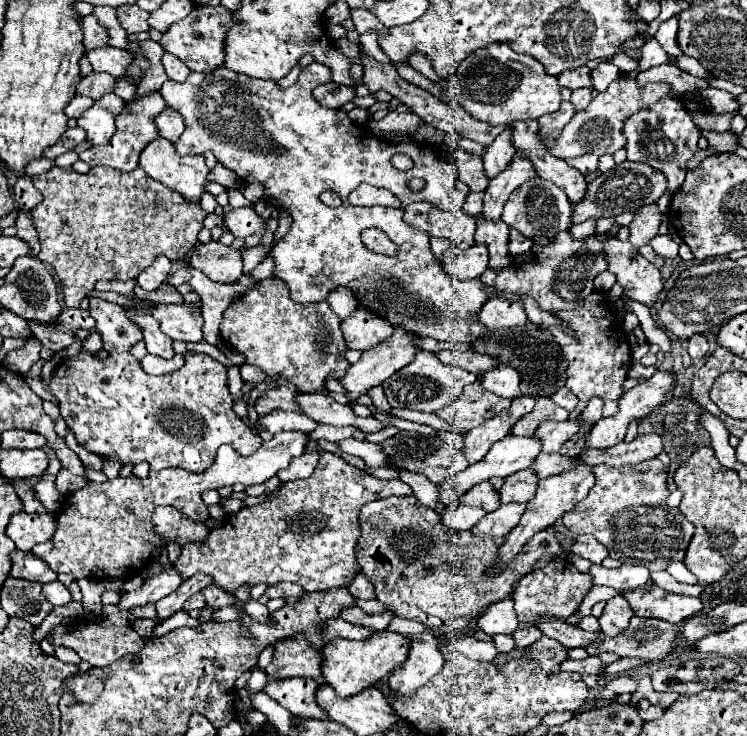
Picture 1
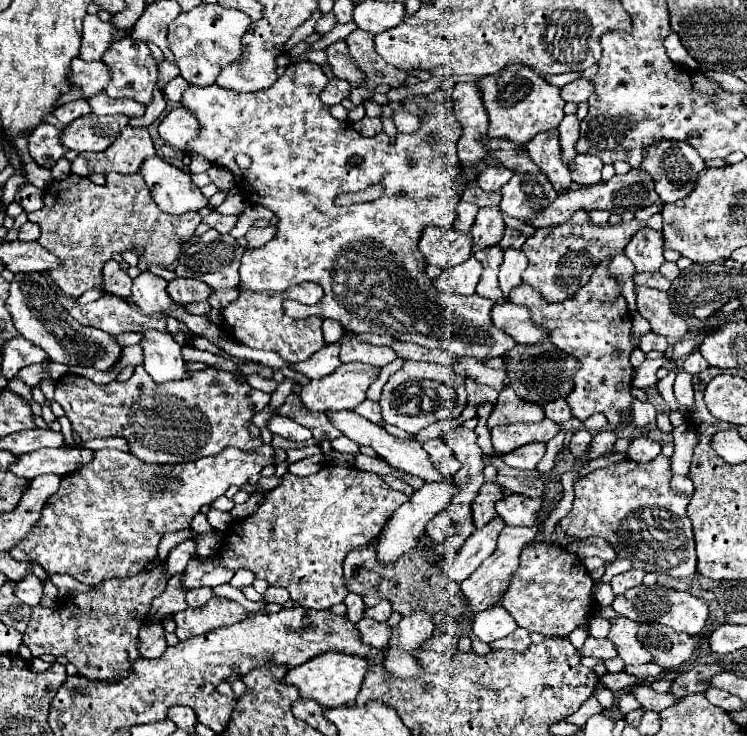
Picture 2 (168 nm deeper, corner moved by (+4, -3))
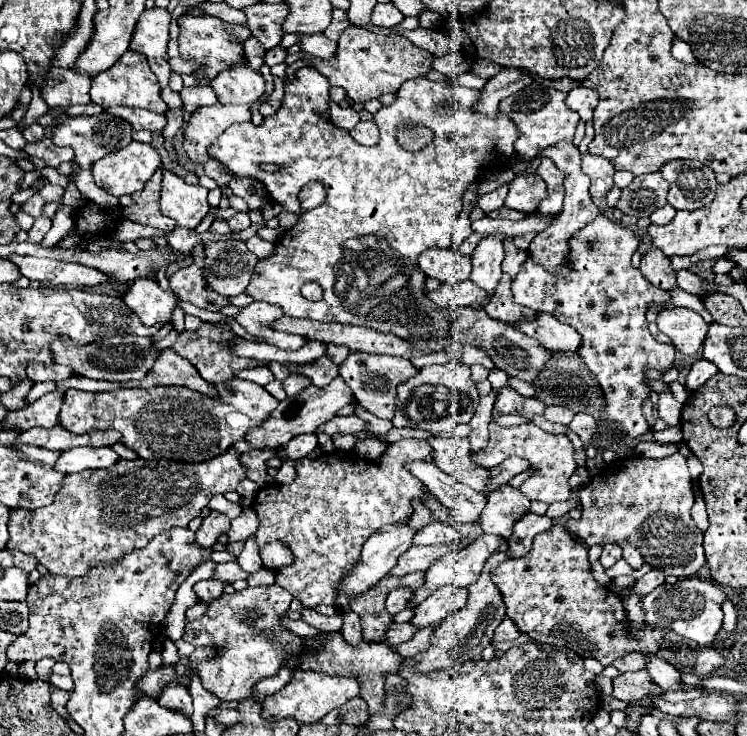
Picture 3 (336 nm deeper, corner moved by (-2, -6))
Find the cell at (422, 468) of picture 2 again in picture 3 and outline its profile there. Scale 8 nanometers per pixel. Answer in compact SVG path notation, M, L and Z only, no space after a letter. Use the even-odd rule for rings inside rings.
M410 461L406 463L406 469L418 477L426 489L438 497L450 511L450 515L460 523L472 523L480 517L486 495L478 493L466 485L462 485L458 479L446 475L442 469L438 469L432 461Z

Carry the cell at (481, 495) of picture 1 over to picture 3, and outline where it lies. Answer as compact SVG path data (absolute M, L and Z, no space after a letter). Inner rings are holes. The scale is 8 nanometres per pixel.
M506 485L488 495L488 503L480 515L480 525L484 533L502 535L508 539L516 519L520 519L530 509L530 499L518 489Z

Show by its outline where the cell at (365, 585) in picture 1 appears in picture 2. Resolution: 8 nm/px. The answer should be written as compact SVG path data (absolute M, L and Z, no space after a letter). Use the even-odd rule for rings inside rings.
M348 594L346 598L344 598L344 604L346 604L346 618L352 622L352 624L356 624L360 618L364 618L364 602L360 600L360 596L356 596L356 594Z

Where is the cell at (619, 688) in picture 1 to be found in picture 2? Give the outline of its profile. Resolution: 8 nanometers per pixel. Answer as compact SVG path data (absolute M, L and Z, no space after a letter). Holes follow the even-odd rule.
M640 684L640 686L634 686L630 690L638 702L644 706L644 710L656 710L656 712L662 712L664 708L670 708L674 706L680 698L674 696L674 694L666 694L666 692L656 692L652 690L648 684Z

